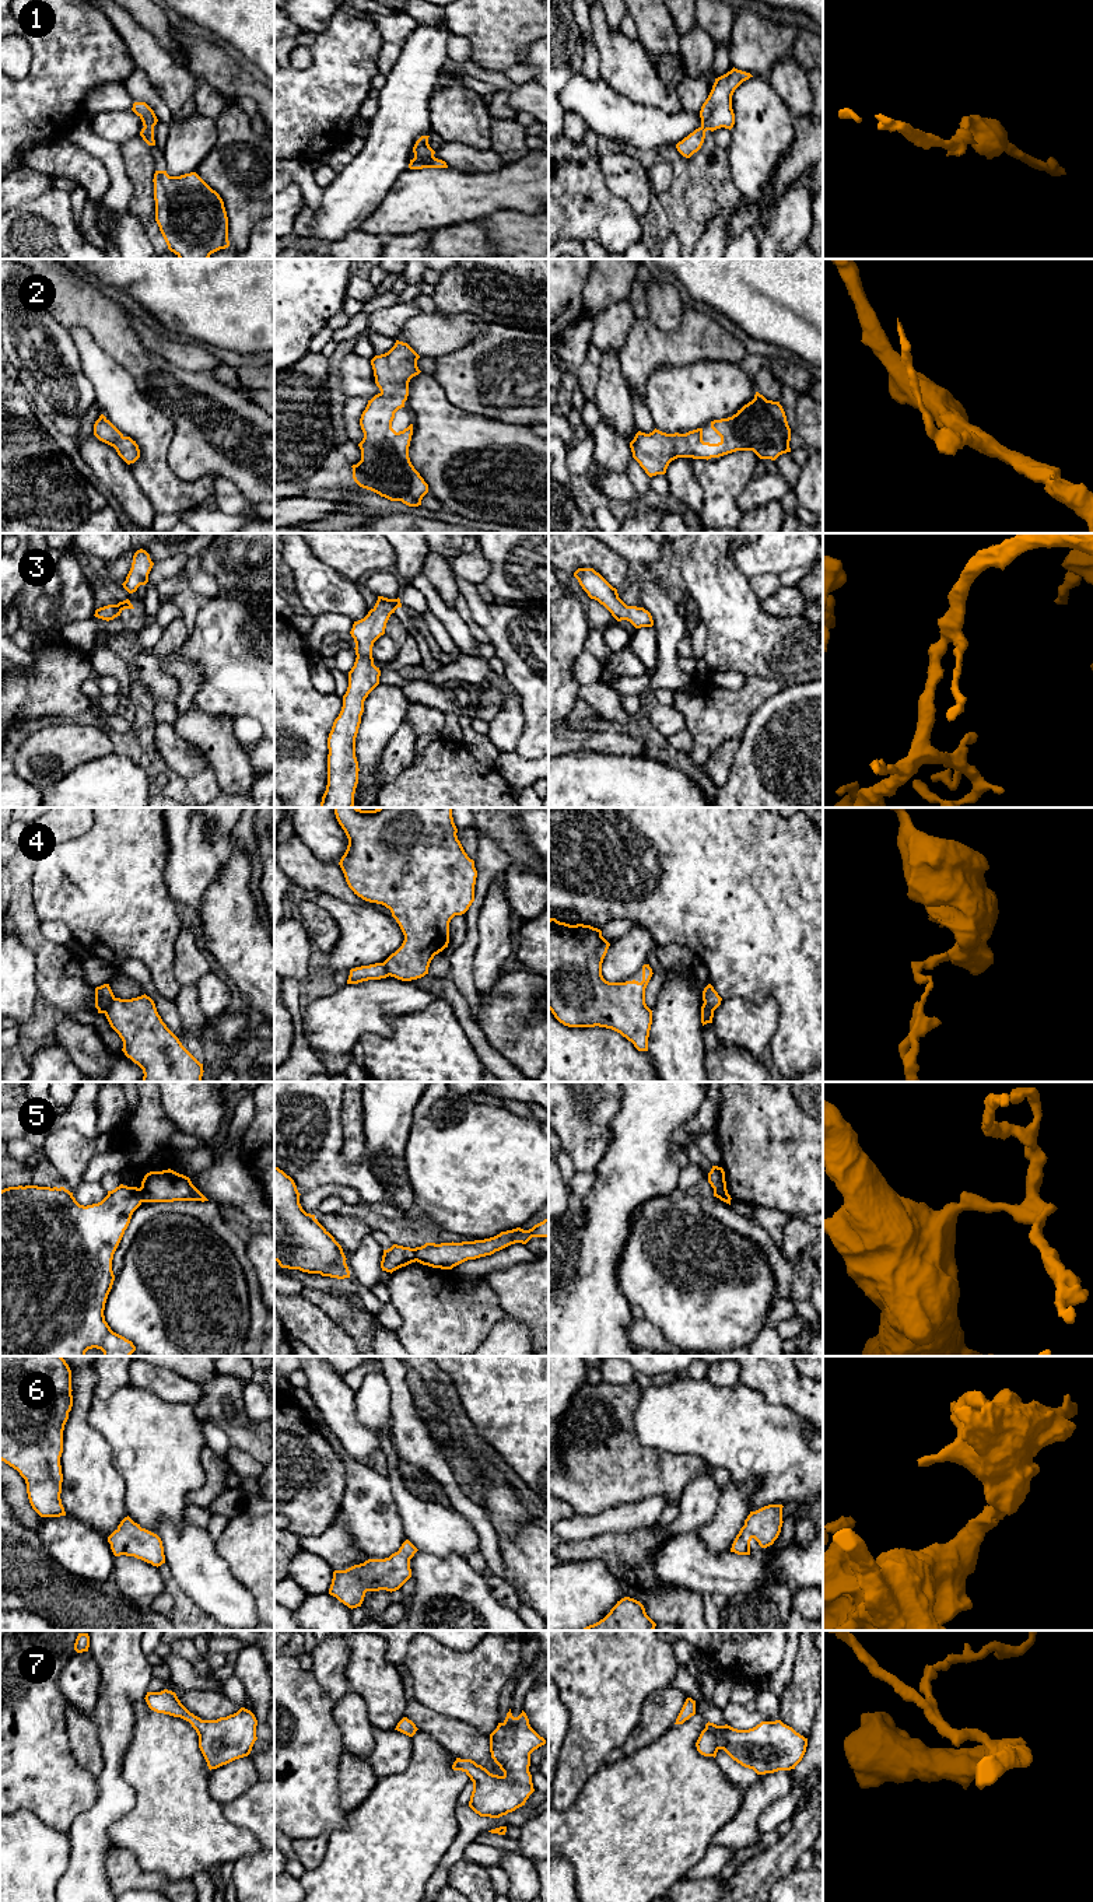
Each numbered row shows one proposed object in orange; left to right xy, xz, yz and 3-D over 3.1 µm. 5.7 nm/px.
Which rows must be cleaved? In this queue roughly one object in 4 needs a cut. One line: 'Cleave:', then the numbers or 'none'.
Cleave: 4, 5

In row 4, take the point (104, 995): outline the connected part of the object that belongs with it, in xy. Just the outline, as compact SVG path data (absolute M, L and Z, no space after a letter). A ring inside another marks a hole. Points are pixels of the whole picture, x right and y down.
M104 984L95 988L95 1008L98 1013L105 1013L115 999L115 995L109 987L109 984Z

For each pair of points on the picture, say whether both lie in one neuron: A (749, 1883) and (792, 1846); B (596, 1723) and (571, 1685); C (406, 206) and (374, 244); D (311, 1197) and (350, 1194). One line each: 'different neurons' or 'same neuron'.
A: same neuron
B: same neuron
C: different neurons
D: same neuron

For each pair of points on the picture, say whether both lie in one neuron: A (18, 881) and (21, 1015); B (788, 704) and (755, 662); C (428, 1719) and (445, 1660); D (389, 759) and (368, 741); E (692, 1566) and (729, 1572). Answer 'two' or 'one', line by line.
A: two
B: two
C: two
D: two
E: one

